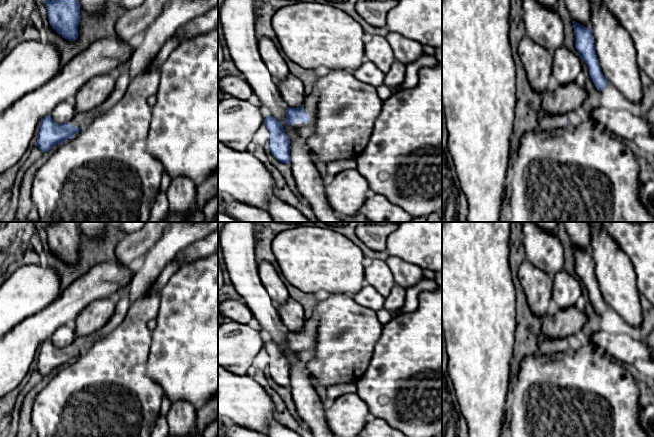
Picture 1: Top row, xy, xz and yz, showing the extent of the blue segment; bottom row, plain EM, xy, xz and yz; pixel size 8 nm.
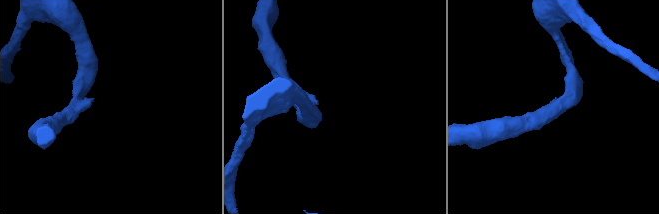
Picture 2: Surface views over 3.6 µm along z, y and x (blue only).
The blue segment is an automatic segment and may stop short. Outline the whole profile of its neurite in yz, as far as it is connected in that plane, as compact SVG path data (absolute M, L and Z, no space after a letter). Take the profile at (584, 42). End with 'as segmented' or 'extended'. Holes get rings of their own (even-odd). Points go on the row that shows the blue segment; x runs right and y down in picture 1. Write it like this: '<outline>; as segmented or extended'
M572 21L572 23L576 50L578 51L581 59L583 59L587 64L590 78L592 79L595 87L599 91L602 91L606 87L608 81L605 79L599 65L599 60L594 48L592 31L576 21Z; as segmented

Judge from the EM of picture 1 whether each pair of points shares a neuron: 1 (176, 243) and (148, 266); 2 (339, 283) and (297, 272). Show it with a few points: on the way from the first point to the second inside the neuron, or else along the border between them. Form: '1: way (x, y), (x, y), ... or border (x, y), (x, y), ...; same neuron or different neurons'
1: way (169, 246), (155, 260); same neuron
2: way (329, 273), (307, 272); same neuron

